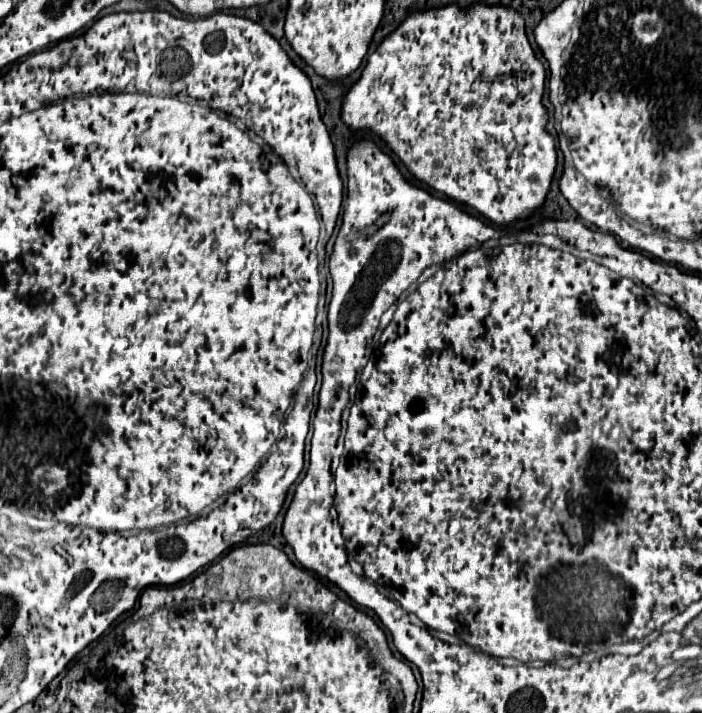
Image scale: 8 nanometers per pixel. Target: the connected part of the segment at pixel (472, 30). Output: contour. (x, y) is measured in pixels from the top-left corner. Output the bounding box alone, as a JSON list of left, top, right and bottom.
[341,5,557,225]

